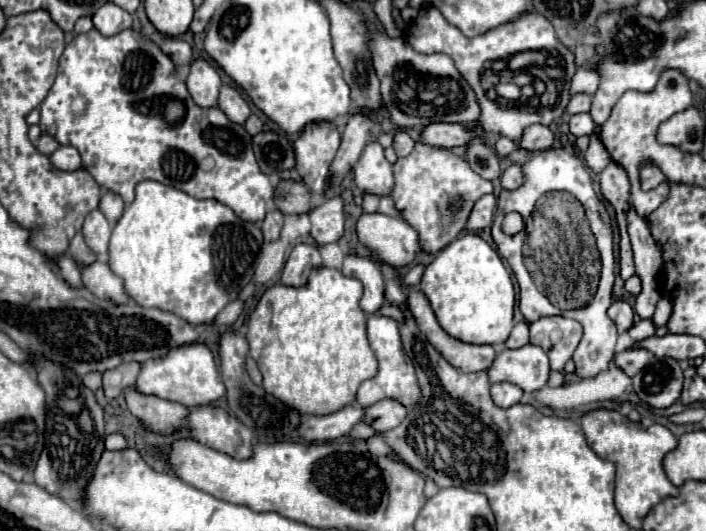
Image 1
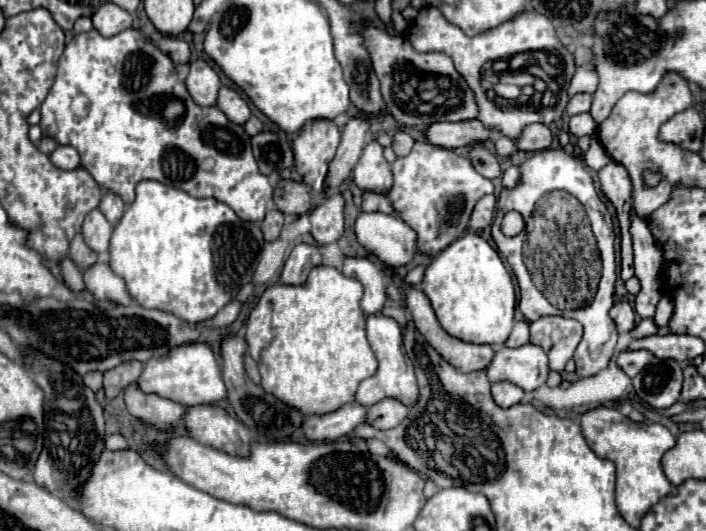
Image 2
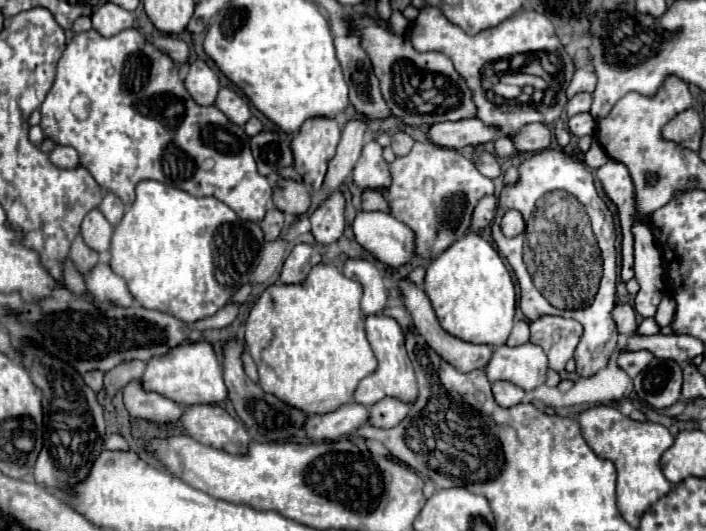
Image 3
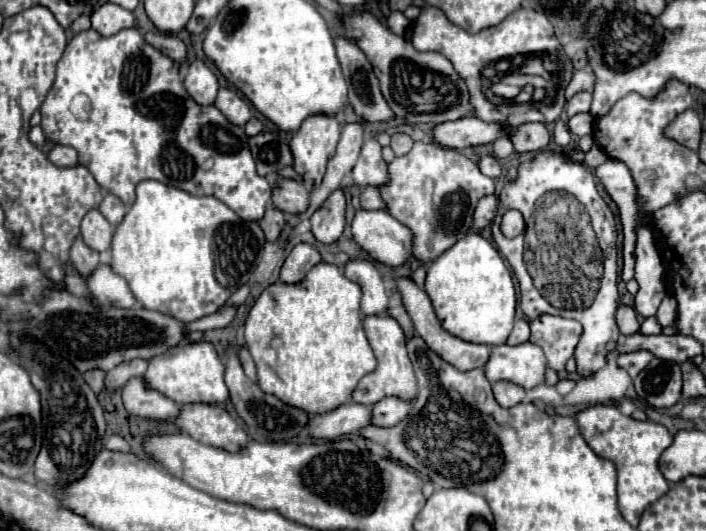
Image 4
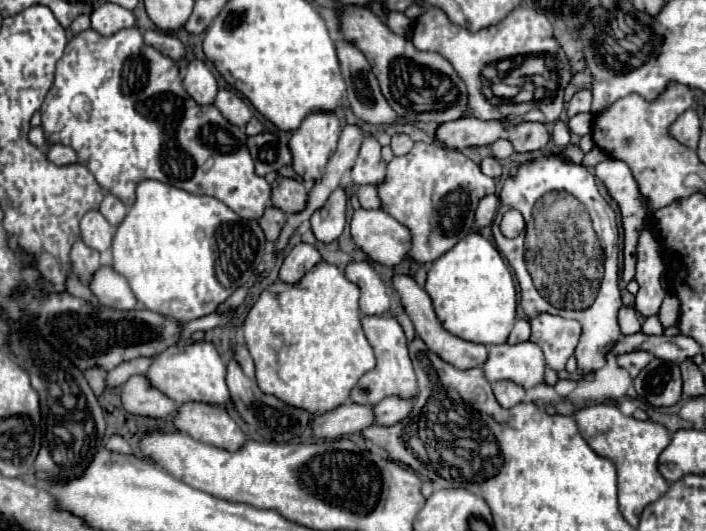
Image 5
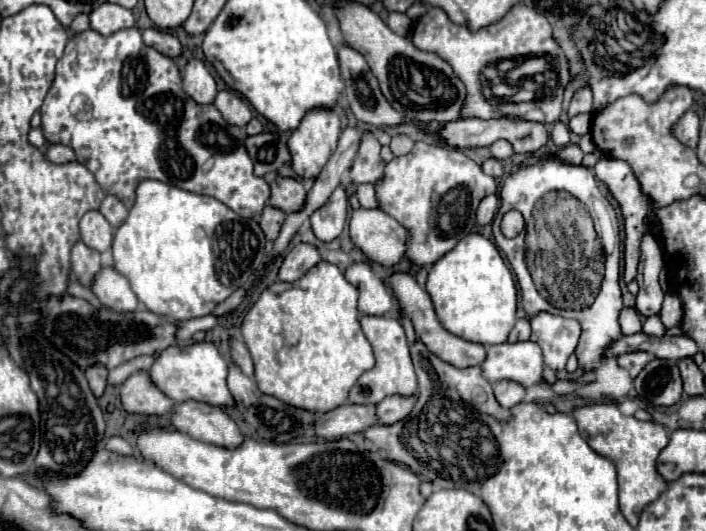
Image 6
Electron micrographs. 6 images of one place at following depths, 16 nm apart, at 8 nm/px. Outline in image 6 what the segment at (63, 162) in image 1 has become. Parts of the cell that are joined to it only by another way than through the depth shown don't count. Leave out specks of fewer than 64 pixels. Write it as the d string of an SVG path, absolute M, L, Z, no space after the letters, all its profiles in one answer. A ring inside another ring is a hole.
M50 144L44 152L46 160L54 162L54 164L68 164L68 162L74 162L76 160L76 154L72 152L72 148L64 146L64 144Z

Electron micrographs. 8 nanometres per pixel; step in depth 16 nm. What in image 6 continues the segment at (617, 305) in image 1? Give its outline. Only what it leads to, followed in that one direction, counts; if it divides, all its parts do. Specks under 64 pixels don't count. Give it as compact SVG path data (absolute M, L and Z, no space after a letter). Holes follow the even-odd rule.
M622 308L618 320L620 320L622 334L636 334L642 330L642 322L640 322L638 312L634 308Z

